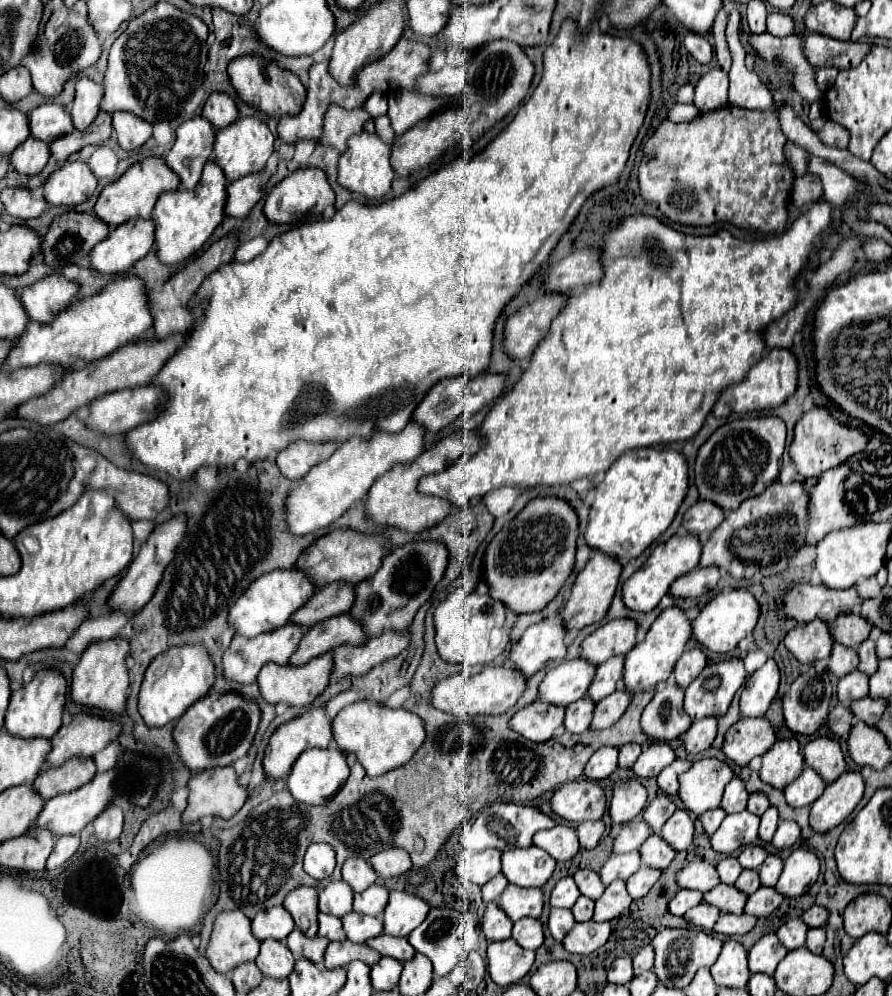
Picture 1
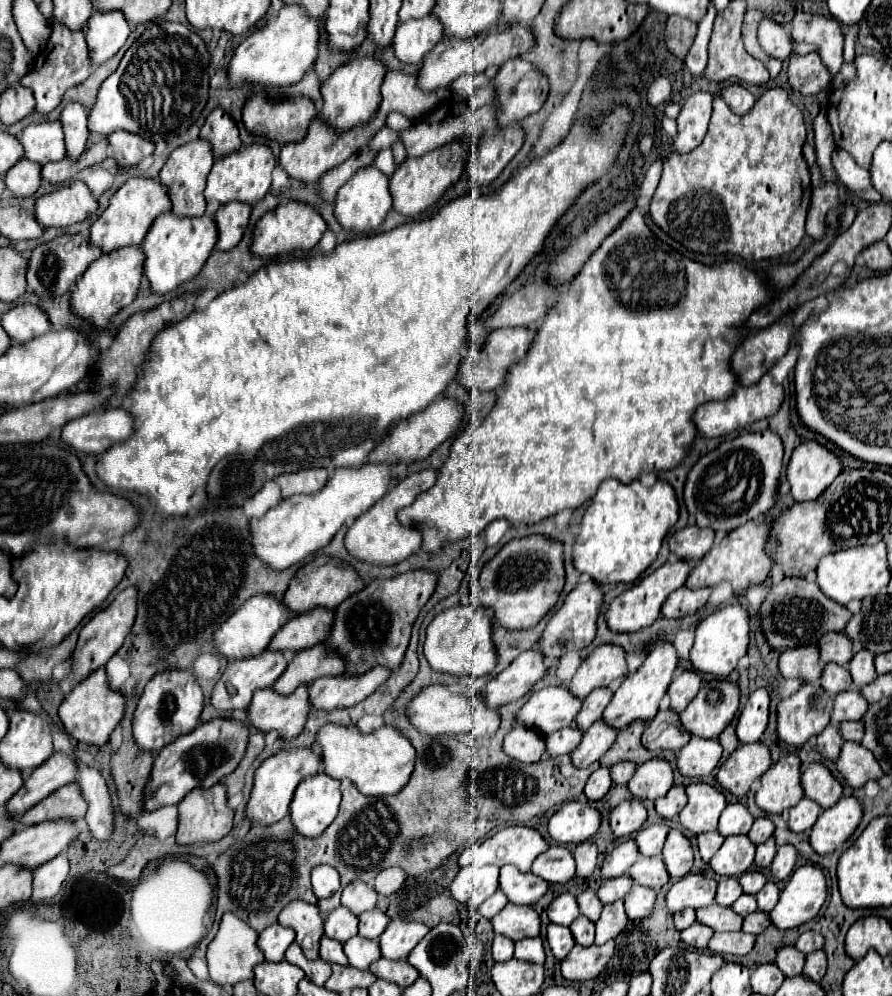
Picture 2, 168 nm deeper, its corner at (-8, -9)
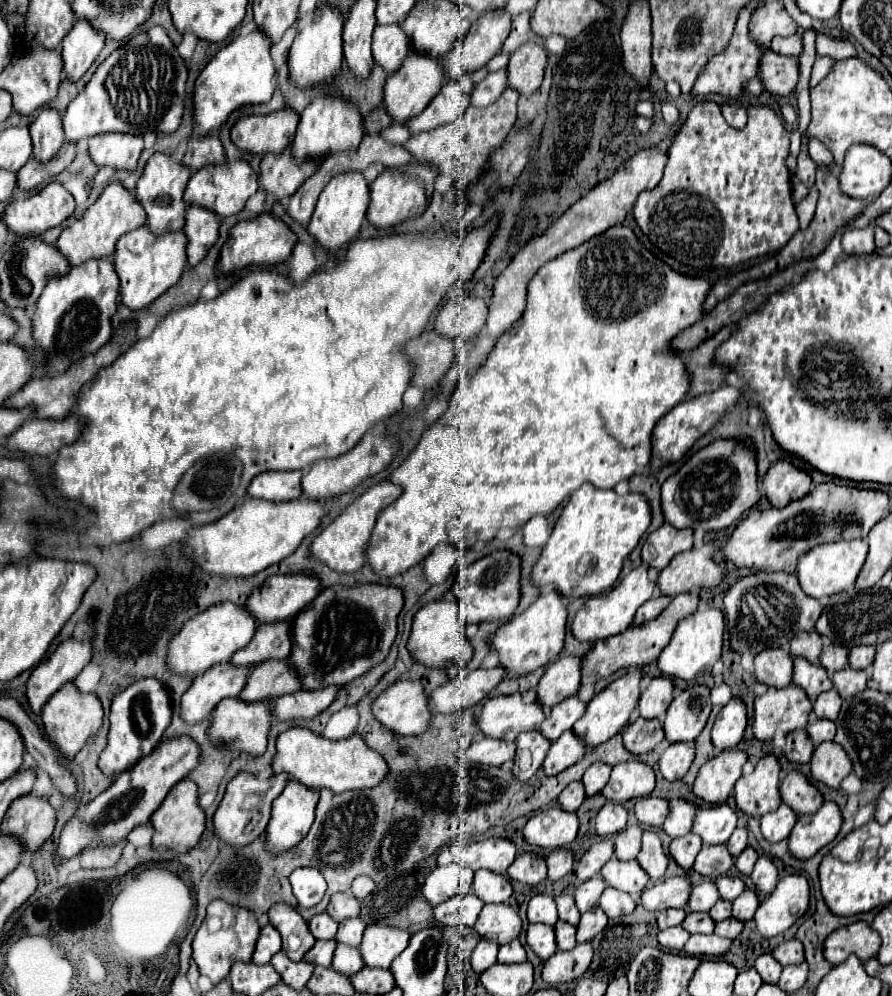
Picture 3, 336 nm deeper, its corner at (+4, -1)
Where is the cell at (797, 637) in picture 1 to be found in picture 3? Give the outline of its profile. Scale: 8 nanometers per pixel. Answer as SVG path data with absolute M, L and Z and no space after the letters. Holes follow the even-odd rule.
M766 649L756 655L756 679L768 687L786 687L792 683L794 659L784 649Z

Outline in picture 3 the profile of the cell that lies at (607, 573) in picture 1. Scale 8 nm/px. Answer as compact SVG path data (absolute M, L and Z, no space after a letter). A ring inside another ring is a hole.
M552 589L542 591L540 597L520 615L512 617L506 625L502 625L492 637L492 647L500 653L500 665L508 669L508 675L524 675L530 673L558 657L564 647L566 637L566 621L568 621L568 603Z

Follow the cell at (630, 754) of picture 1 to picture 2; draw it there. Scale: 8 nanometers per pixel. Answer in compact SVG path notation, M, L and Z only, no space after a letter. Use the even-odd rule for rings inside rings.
M618 763L614 767L610 767L610 777L612 777L612 783L614 785L626 785L630 775L634 773L634 763Z

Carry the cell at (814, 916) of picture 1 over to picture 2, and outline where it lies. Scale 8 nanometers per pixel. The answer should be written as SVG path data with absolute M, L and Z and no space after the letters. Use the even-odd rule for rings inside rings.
M806 931L806 933L802 933L802 935L798 937L798 941L796 941L796 945L794 945L794 947L796 947L800 953L808 955L808 953L812 953L812 951L822 949L822 943L824 943L824 939L822 939L822 935L820 935L820 933Z

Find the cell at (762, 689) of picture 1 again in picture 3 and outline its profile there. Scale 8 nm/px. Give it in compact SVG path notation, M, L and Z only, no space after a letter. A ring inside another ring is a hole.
M740 697L728 701L728 705L718 713L714 729L712 729L712 743L716 751L736 747L746 731L748 717L746 717L746 703Z

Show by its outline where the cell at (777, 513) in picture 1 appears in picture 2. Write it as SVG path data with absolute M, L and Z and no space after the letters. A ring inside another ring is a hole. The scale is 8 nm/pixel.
M764 519L758 521L750 521L730 533L724 535L724 539L720 541L720 545L716 543L704 559L700 559L698 563L694 563L688 579L686 579L686 587L688 589L700 589L700 587L714 587L722 581L728 581L732 585L732 589L736 593L748 589L748 585L752 583L764 583L768 579L770 573L770 559L766 559L764 553L764 545L766 545L766 535L770 531L770 523Z

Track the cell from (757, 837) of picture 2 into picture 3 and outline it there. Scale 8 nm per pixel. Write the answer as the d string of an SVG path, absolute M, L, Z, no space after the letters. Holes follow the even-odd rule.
M736 827L732 837L728 839L728 851L734 857L738 857L746 849L746 845L748 845L748 831L746 831L746 827Z

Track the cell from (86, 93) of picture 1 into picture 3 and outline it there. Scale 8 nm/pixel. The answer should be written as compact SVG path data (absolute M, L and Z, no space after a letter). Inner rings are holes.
M44 107L36 121L30 125L30 135L34 143L34 157L46 163L50 157L54 157L54 151L58 151L58 147L62 147L62 143L66 141L62 137L60 111Z

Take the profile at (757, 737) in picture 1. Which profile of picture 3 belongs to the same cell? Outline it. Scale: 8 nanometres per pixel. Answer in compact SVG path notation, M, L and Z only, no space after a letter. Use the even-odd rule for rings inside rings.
M740 749L720 751L716 757L712 757L708 763L704 763L700 767L700 773L694 781L694 793L708 803L724 803L728 799L730 791L734 789L734 783L742 777L742 767L744 767L746 761L748 761L748 755Z

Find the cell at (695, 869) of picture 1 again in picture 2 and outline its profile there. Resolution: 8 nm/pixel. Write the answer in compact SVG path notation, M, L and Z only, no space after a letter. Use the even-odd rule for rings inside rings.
M684 875L678 879L672 889L666 895L666 907L670 913L682 911L686 907L700 909L708 907L714 903L714 891L716 891L716 881L704 875Z

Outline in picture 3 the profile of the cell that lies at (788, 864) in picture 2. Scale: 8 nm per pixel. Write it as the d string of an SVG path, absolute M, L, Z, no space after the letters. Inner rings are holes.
M762 855L756 865L754 865L754 871L750 875L750 879L754 881L756 889L764 895L770 895L778 883L778 869L774 865L774 861L766 855Z

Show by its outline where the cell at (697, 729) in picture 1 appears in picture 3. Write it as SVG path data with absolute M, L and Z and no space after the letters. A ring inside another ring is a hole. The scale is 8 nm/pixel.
M670 743L670 747L660 755L658 769L668 781L682 779L688 773L694 757L696 757L694 743Z

